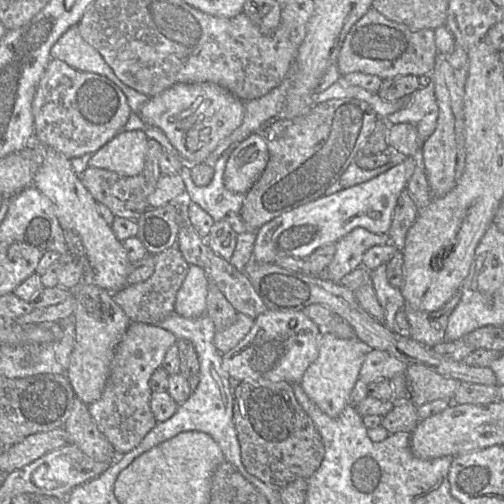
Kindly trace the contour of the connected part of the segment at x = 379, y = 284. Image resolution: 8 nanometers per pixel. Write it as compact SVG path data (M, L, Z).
M382 264L370 272L372 285L384 311L384 326L400 335L405 335L405 332L399 330L395 323L395 316L404 308L405 300L401 291L389 284L386 267L386 264Z

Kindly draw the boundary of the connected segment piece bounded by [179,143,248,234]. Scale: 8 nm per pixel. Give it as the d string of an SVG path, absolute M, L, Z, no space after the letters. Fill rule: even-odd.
M232 143L218 158L213 166L214 174L206 186L197 186L190 175L189 164L184 164L180 170L185 185L185 201L194 202L205 210L215 222L225 219L237 233L248 232L248 227L241 218L240 210L245 199L245 194L235 193L226 189L223 181L225 164L230 153L235 147Z

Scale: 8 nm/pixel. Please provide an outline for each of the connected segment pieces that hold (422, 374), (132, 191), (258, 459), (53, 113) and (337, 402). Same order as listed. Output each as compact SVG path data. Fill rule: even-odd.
M408 365L405 372L410 400L417 406L435 400L452 401L461 381L446 378L424 365Z
M148 139L145 164L140 174L125 176L102 168L88 166L80 176L80 180L95 201L108 207L115 217L137 221L150 208L148 197L155 190L161 176L159 159L162 153L162 146L157 141Z
M270 380L240 382L233 393L233 421L245 469L268 486L283 489L297 479L307 480L320 467L325 455L324 444L313 421L297 401L292 384Z
M50 59L35 92L32 114L35 139L68 159L72 159L88 153L95 153L120 133L129 119L131 109L124 93L107 77L82 72L63 61Z
M329 332L320 333L317 359L305 371L300 385L306 395L328 416L337 417L350 403L351 391L370 348L356 337L342 339Z

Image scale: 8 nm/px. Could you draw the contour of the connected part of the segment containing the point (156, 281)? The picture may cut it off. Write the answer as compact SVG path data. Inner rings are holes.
M177 246L154 255L154 263L154 272L148 279L112 293L112 299L124 311L130 322L157 325L174 312L175 297L187 275L188 263Z

